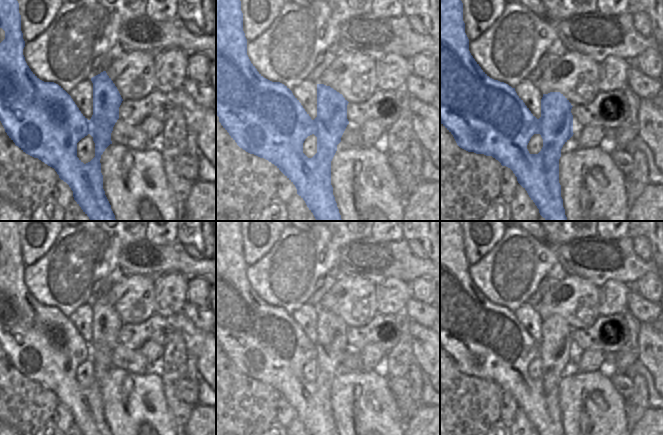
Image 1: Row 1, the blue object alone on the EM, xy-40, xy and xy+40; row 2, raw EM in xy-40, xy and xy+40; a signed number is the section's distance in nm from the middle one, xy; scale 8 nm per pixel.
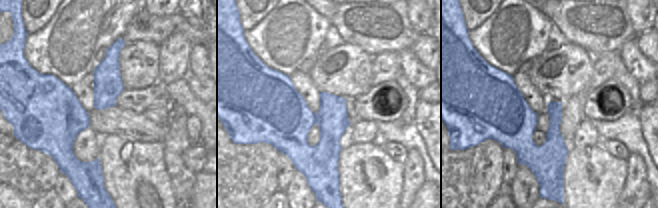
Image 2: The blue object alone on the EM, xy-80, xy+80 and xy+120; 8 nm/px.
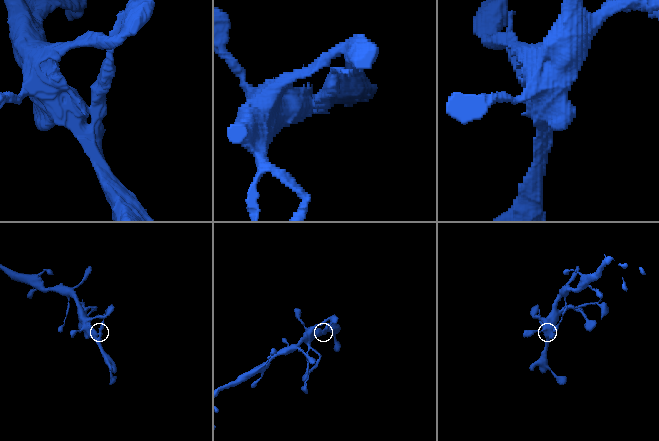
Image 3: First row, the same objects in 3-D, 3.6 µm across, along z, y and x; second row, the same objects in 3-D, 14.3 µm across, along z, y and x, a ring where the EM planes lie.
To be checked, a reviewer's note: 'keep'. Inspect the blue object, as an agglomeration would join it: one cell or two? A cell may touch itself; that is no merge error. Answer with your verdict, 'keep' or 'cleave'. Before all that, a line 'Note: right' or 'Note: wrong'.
Note: right
keep

